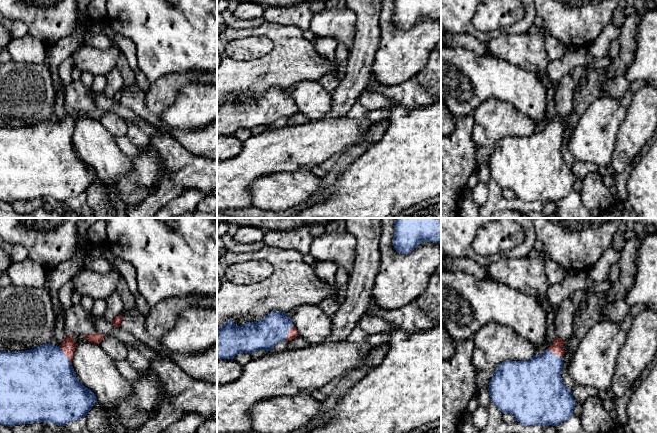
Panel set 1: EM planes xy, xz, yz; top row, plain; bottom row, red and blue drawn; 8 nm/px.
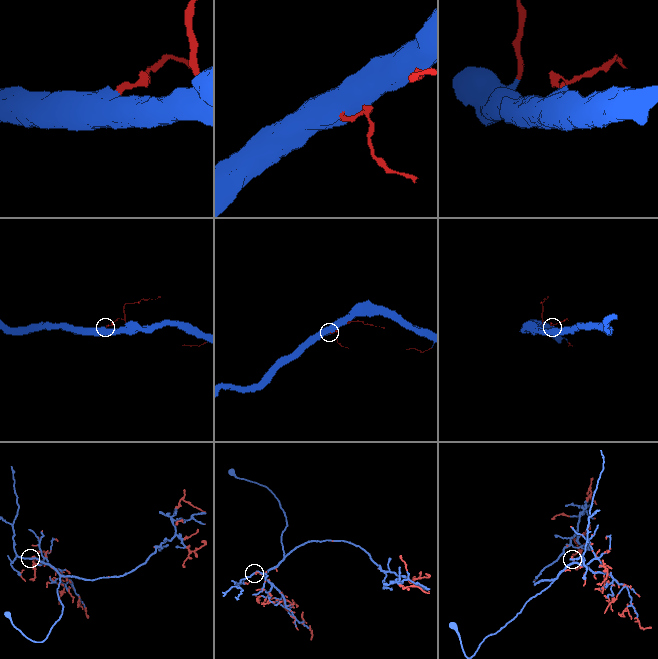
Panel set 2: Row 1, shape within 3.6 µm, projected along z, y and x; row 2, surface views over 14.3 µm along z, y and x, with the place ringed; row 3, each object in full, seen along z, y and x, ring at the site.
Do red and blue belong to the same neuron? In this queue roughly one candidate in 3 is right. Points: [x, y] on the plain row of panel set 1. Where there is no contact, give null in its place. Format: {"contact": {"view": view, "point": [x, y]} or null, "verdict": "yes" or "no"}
{"contact": {"view": "xy", "point": [65, 131]}, "verdict": "yes"}

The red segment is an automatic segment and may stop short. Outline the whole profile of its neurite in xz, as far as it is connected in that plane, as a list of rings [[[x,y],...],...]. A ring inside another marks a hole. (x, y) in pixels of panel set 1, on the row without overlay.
[[[270,88],[259,98],[237,102],[229,95],[217,106],[217,135],[233,135],[238,129],[266,128],[280,117],[299,112],[292,94],[285,88]]]

